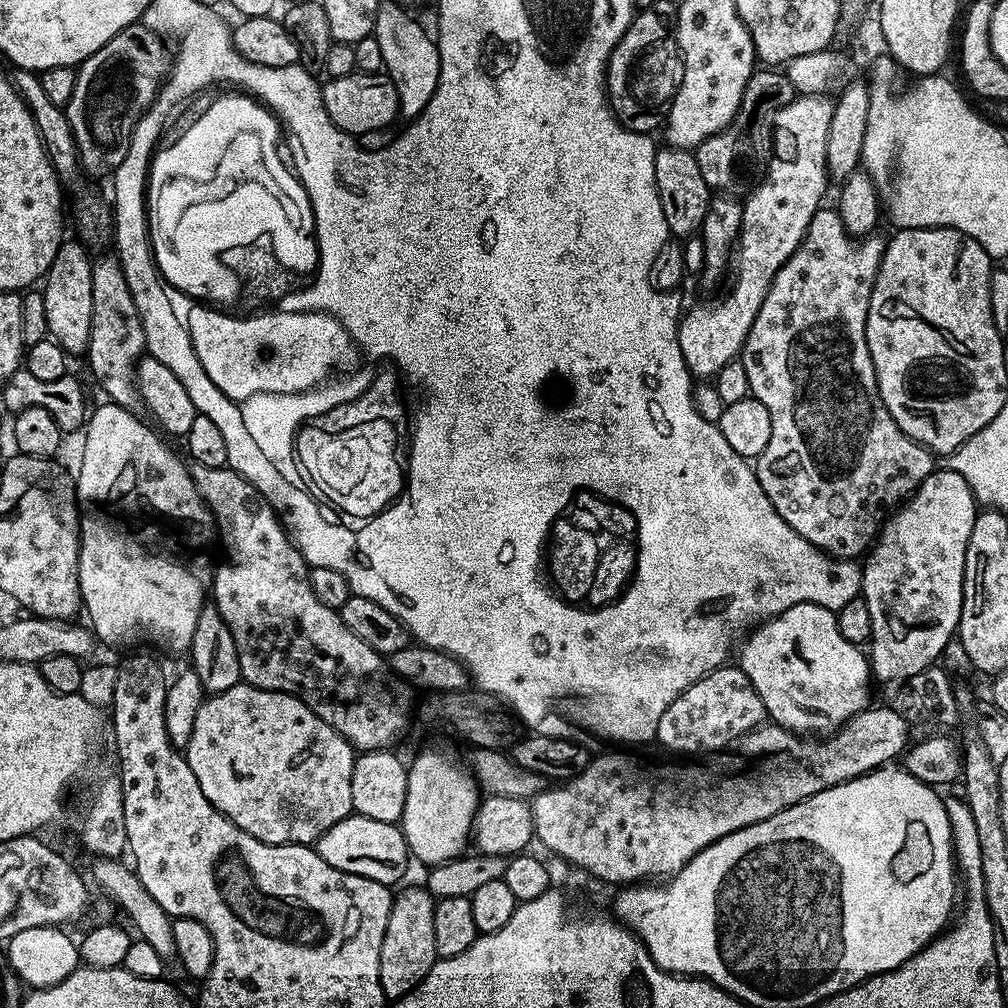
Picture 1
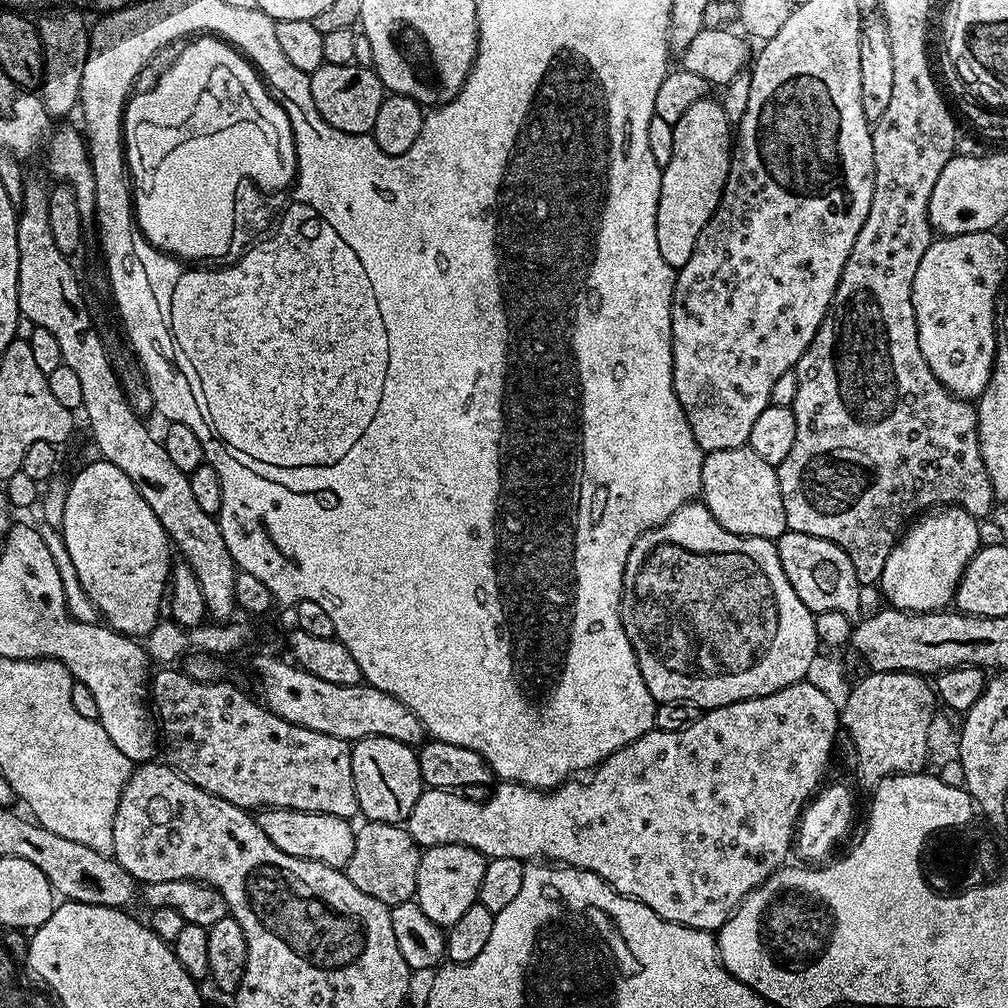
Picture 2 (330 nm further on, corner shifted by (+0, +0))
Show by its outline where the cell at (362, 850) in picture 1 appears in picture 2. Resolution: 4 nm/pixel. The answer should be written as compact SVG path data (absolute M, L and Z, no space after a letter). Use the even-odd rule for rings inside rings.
M265 808L255 817L255 821L262 834L266 834L266 838L270 838L278 850L286 850L286 854L303 860L317 860L331 868L343 869L350 854L354 854L356 833L345 817L293 808Z

